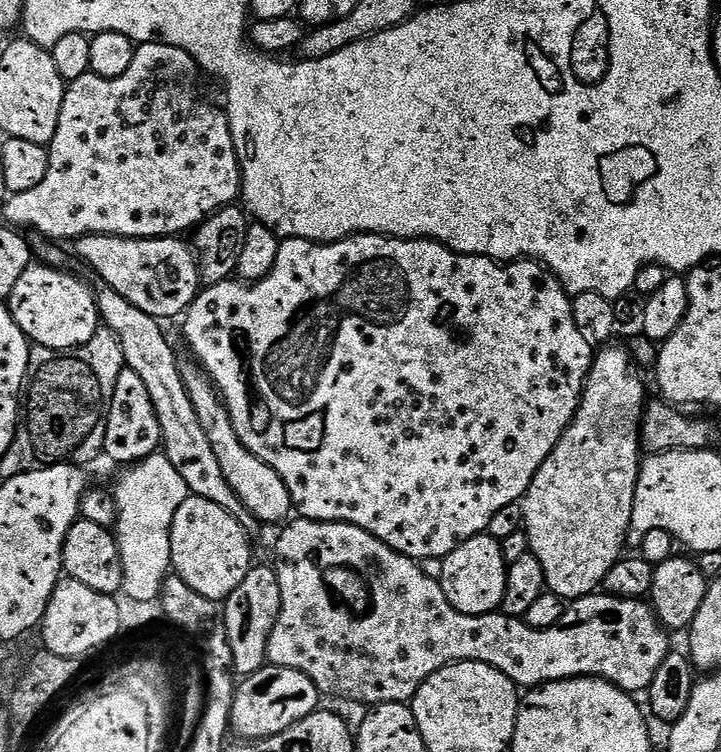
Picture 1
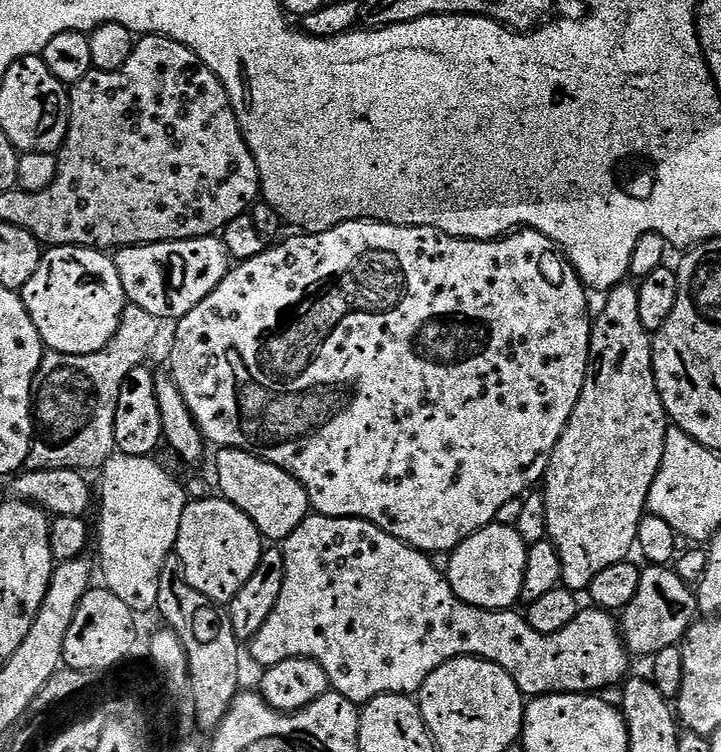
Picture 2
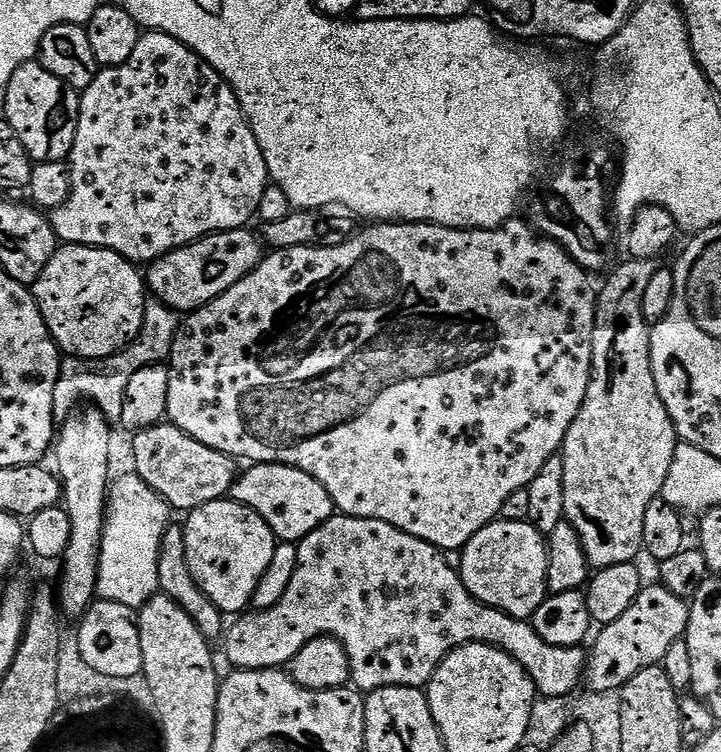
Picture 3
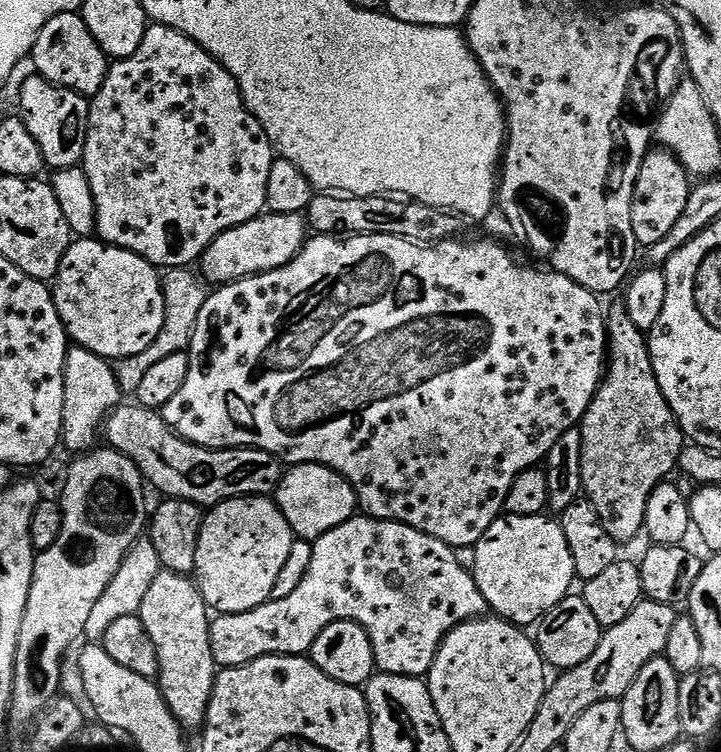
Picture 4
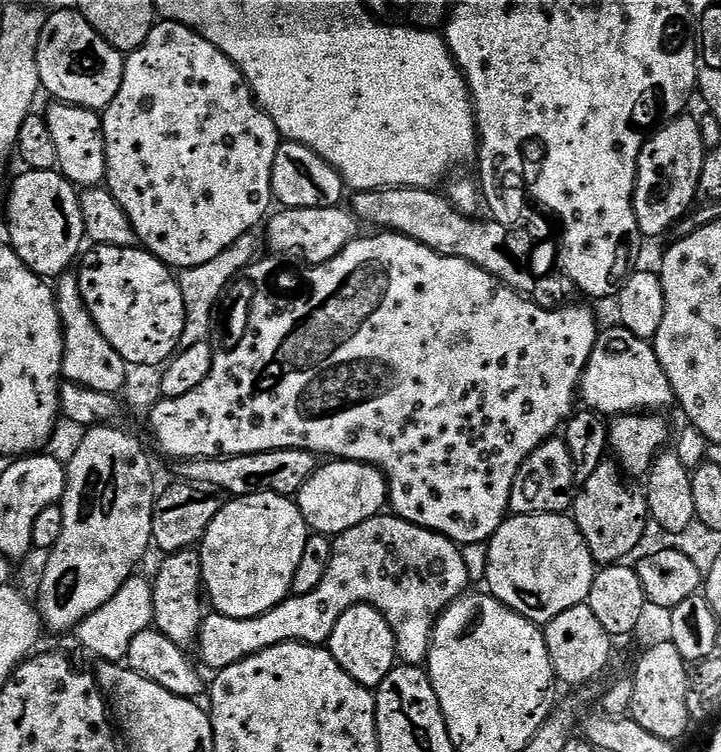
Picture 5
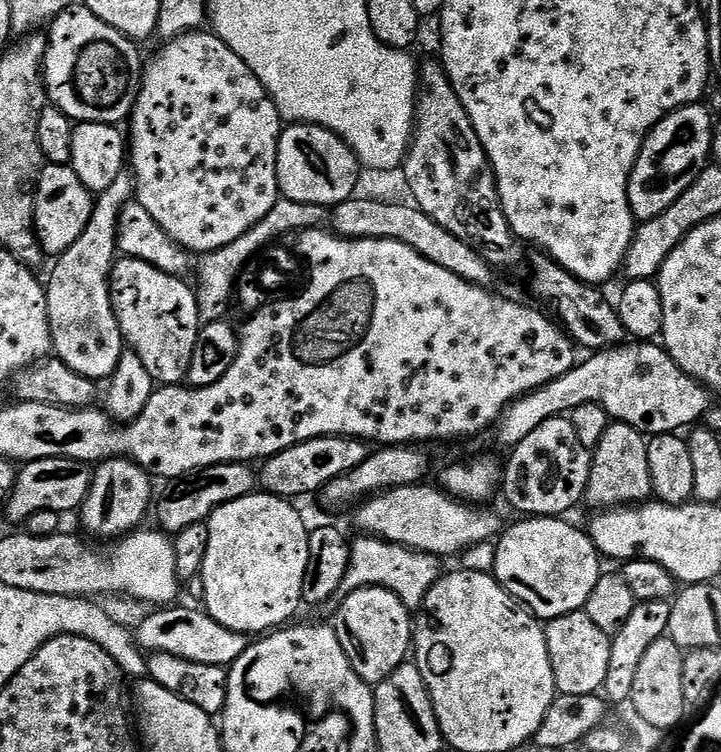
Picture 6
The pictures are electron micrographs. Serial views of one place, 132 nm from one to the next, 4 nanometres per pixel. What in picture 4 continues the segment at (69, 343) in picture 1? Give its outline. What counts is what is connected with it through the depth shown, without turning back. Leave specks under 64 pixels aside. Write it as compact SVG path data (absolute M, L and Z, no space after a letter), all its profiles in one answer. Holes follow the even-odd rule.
M76 238L66 250L51 285L58 318L62 318L69 341L77 348L98 354L103 360L119 362L142 354L162 334L166 306L160 285L161 273L146 258L125 248L106 244L99 238Z

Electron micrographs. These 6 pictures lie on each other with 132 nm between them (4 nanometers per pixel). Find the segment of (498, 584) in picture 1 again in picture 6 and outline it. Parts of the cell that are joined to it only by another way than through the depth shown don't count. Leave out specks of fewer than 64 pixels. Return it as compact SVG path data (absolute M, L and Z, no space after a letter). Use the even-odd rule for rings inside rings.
M530 516L527 518L520 518L517 524L512 524L509 528L507 525L507 527L503 529L502 535L495 541L497 561L494 564L493 573L496 580L518 601L519 604L523 604L525 608L529 608L536 617L544 622L558 618L562 614L581 611L584 607L584 603L590 598L590 590L594 590L594 586L598 586L598 578L602 575L602 568L600 568L602 557L592 537L588 535L583 527L575 528L574 525L567 524L566 521L567 519L557 518L555 516Z

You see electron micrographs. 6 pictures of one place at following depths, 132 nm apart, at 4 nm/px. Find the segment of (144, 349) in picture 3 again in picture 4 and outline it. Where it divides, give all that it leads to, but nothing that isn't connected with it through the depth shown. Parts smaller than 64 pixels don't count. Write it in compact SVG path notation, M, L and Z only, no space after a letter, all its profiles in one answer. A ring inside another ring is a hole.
M191 267L163 269L160 285L166 306L166 318L162 326L162 334L158 334L158 338L146 350L142 350L142 354L121 360L115 365L121 393L135 394L143 376L156 363L162 362L162 358L170 358L170 354L178 354L187 349L190 338L194 334L194 326L198 322L198 314L202 314L202 306L206 306L210 295L209 285Z

